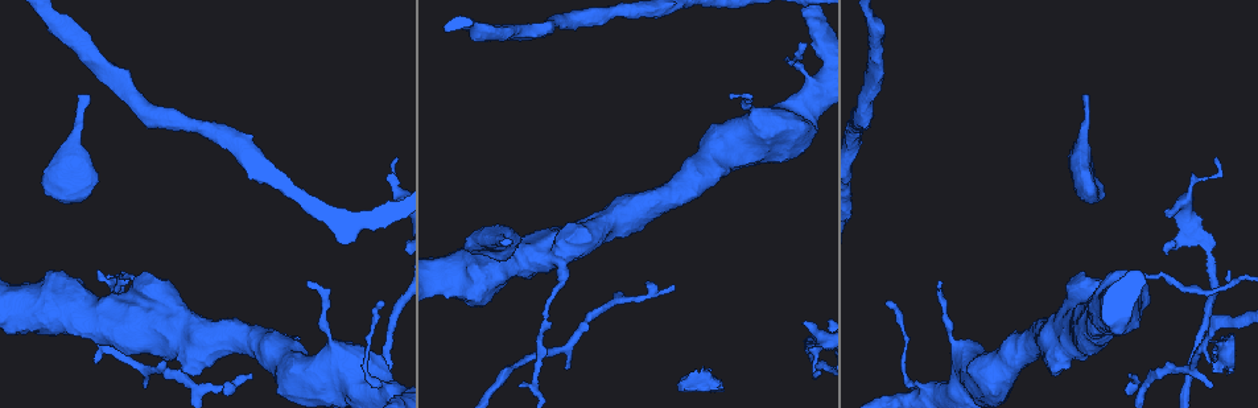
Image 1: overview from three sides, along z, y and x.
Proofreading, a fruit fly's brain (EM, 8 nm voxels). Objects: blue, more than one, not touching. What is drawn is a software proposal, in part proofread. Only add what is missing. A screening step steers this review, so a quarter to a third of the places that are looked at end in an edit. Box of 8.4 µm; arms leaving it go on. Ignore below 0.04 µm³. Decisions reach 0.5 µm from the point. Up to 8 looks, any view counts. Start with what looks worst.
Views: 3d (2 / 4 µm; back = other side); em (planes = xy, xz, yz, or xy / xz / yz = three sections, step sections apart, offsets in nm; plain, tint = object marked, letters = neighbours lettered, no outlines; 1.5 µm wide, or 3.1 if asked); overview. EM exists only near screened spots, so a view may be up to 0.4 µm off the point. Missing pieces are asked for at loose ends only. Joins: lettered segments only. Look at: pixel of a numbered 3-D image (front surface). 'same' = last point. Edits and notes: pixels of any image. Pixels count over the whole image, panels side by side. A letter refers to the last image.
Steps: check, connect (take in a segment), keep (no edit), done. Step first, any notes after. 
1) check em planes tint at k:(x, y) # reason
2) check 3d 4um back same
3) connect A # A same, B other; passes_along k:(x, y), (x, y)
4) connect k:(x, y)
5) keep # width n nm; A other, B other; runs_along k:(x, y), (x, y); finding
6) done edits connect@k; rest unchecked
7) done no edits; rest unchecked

check em planes letters at 1:(511, 242) # branch stops here

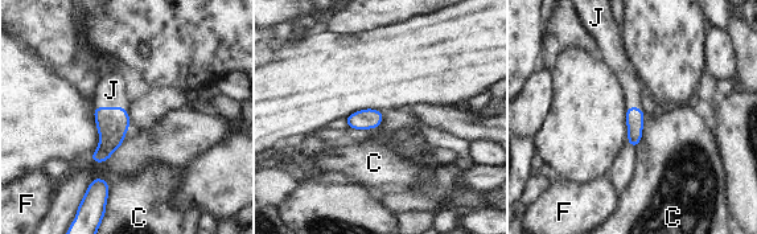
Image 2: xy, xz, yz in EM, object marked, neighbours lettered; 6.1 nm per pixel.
connect 2:(111, 90) # width 110 nm; C other, F other, J same; passes_along 2:(112, 123), (110, 107), (111, 90); the neuron continues

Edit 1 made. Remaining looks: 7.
check overview # redraw

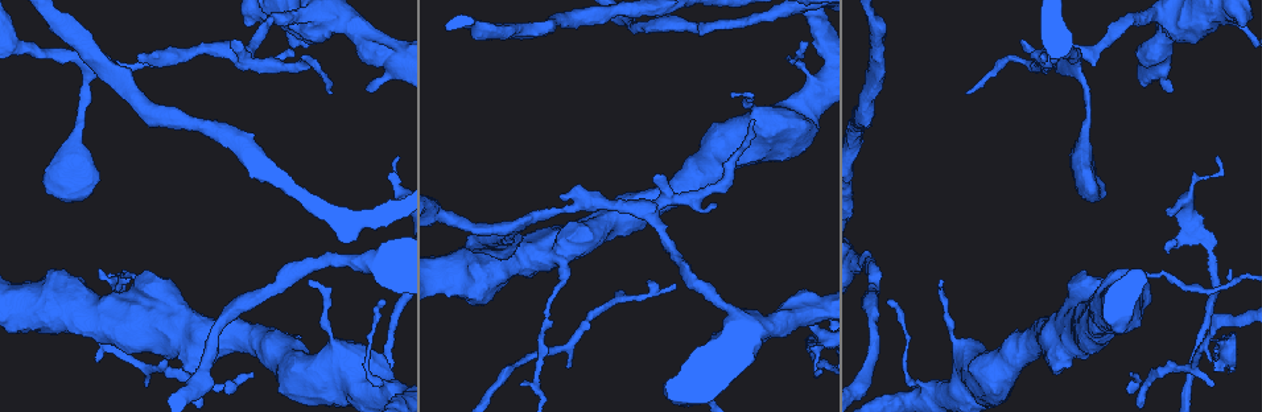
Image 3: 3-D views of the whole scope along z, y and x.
check em planes plain at 3:(713, 206) # branch stops here

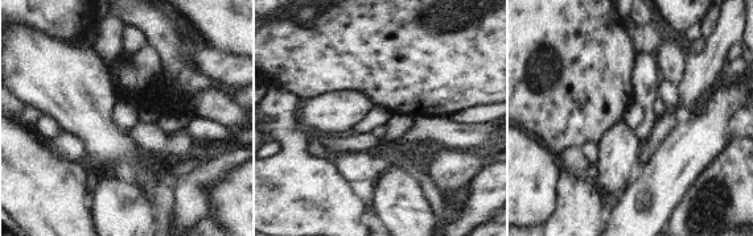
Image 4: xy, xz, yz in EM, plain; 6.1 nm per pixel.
check em planes letters same # see the neighbours

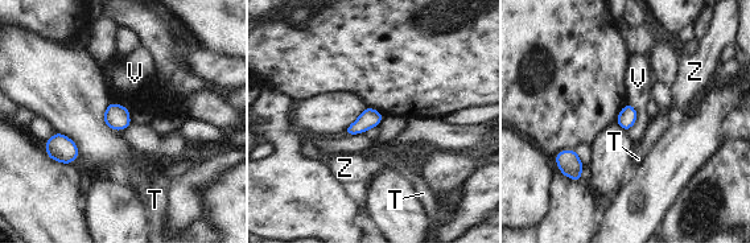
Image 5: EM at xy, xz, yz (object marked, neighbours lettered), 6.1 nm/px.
keep # T other, V other, Z other; no lettered segment goes on from it

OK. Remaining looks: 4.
check 3d 4um at 3:(1213, 385) # an open end

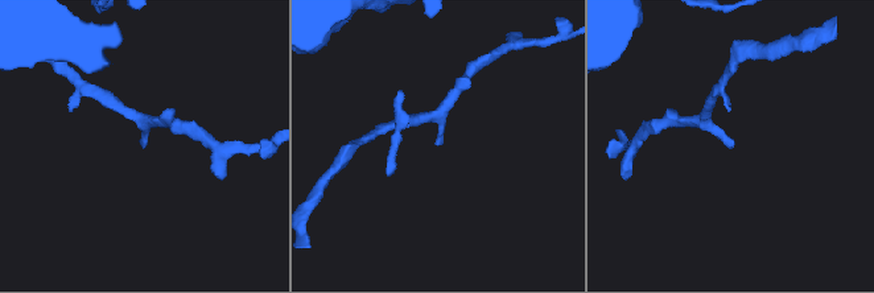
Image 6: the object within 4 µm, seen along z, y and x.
check em xz step 8 tint at 6:(439, 144) # arm_widths 170, 170 nm; shape alone is not enough

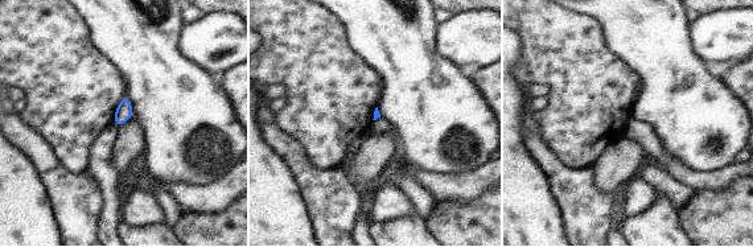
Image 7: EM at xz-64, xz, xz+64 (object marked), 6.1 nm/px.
check em planes letters same

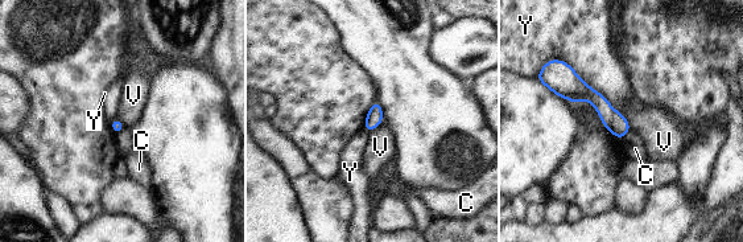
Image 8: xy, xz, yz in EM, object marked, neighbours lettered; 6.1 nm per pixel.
keep # C other, V other, Y other; runs_along 8:(558, 85), (590, 94), (626, 127); none of them fits

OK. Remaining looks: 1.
done edits connect@2; rest unchecked

